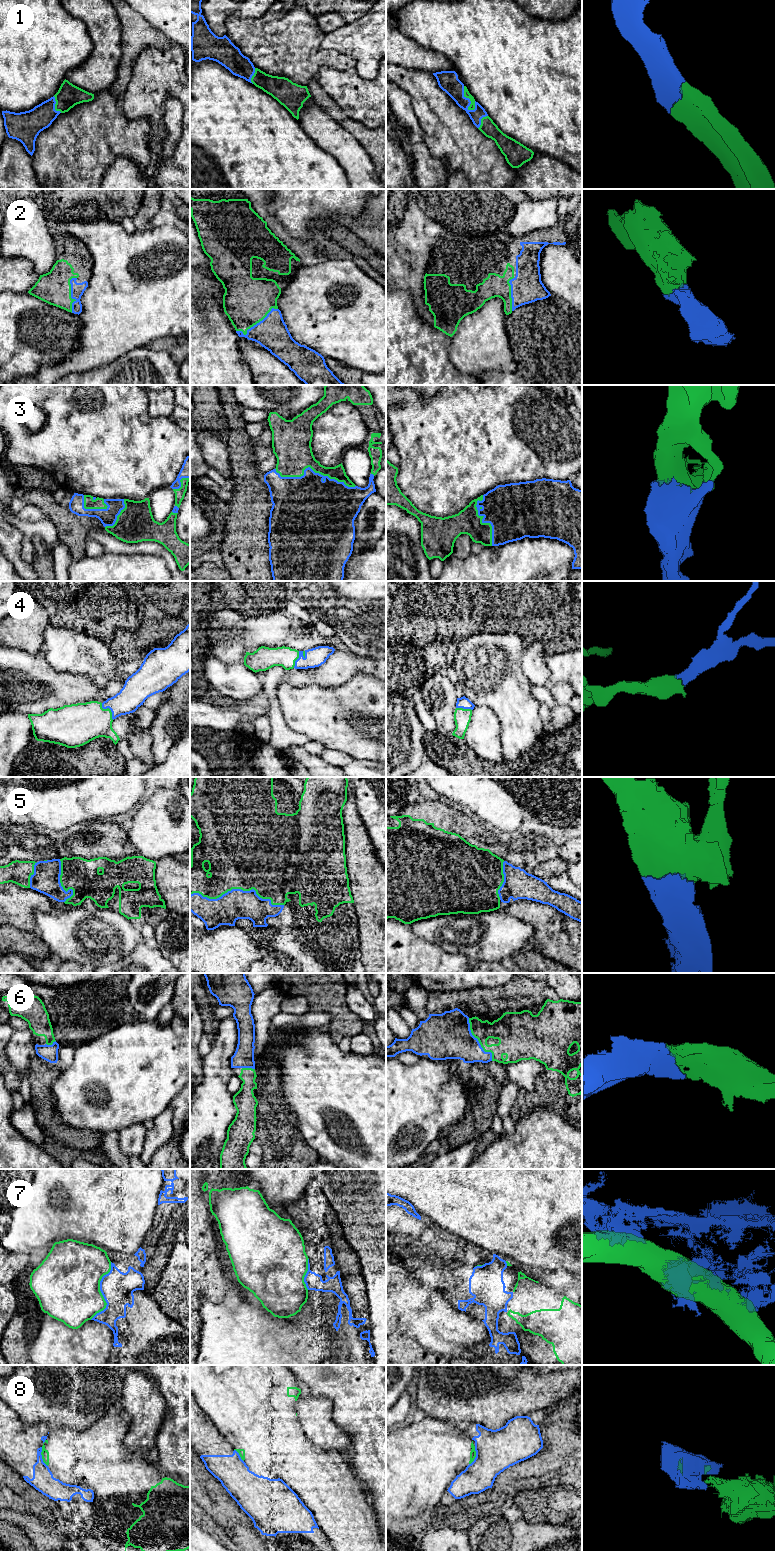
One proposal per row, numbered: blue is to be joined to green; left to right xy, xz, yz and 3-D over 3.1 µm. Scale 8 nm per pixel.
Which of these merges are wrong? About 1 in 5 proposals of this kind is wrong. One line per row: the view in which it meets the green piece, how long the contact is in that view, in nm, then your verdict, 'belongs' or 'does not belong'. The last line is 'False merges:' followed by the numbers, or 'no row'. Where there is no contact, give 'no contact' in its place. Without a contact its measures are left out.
1: yz | 220 nm | belongs
2: xz | 380 nm | belongs
3: xz | 650 nm | belongs
4: xy | 170 nm | belongs
5: xz | 750 nm | belongs
6: yz | 400 nm | belongs
7: xy | 500 nm | belongs
8: xy | 170 nm | does not belong
False merges: 8

